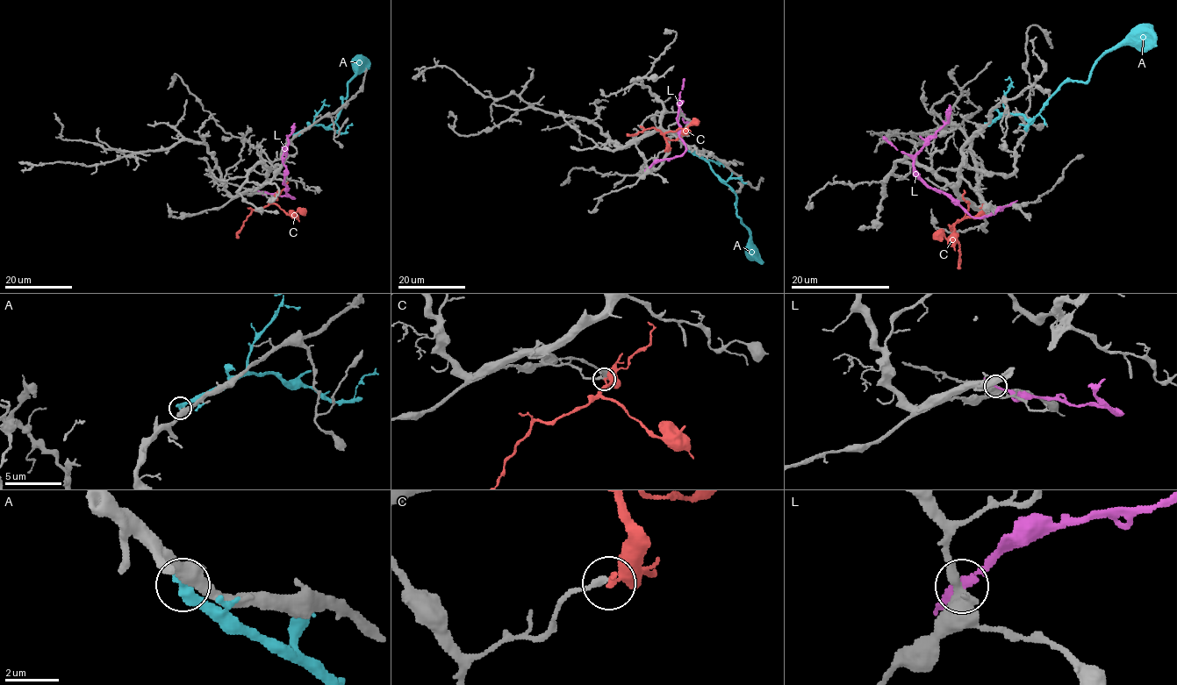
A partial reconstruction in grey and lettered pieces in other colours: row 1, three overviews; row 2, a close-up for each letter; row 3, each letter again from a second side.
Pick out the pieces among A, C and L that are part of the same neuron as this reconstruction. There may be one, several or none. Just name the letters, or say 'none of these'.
none of these

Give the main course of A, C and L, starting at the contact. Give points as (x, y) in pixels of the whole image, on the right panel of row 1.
A: (986, 124), (1001, 115), (1031, 119), (1063, 83), (1087, 80), (1108, 52), (1148, 45), (1157, 37)
C: (984, 215), (964, 217), (950, 228), (958, 240), (960, 261), (958, 268)
L: (1011, 204), (981, 217), (972, 217), (919, 176), (914, 165), (915, 153), (948, 119), (949, 104)

